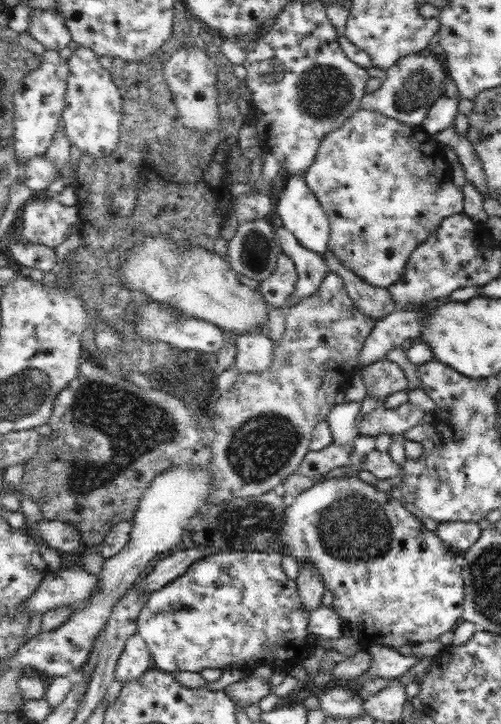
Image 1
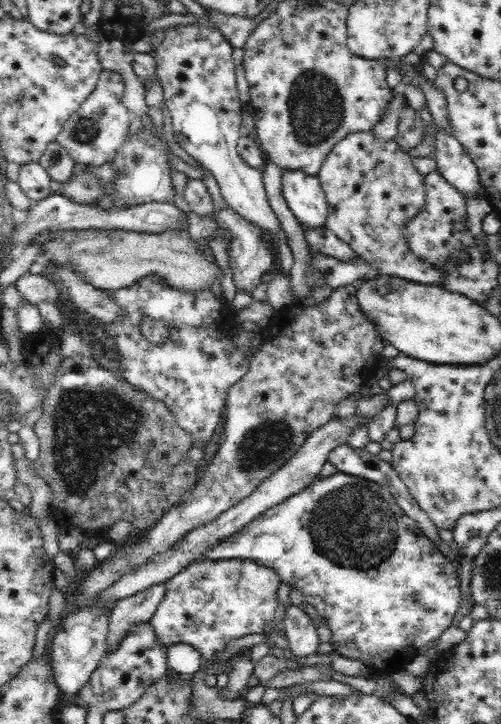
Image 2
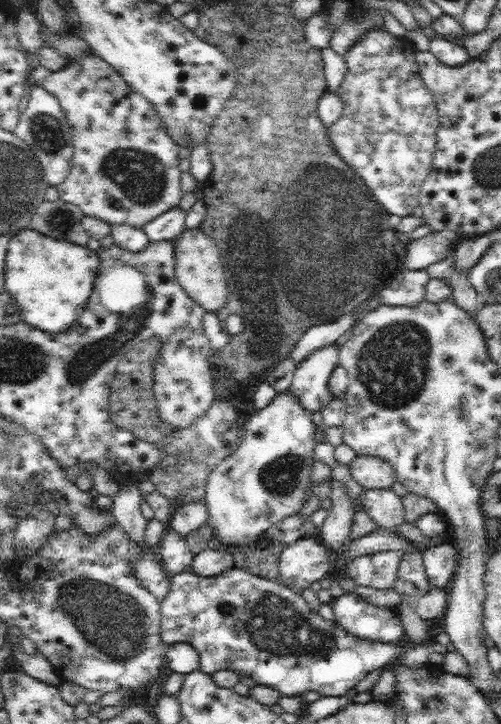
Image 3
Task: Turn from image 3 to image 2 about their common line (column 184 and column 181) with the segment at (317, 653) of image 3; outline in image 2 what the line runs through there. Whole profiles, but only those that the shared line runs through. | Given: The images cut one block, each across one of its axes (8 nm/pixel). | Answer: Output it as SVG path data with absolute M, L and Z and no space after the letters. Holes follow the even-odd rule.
M198 560L184 568L184 572L180 572L178 576L168 580L164 602L152 616L150 626L154 626L156 640L166 648L172 644L192 644L200 652L204 662L212 662L226 650L230 642L236 642L246 634L262 634L268 622L278 624L280 630L280 626L284 624L284 614L288 610L288 606L282 606L278 602L280 584L282 580L274 568L268 568L254 560Z

